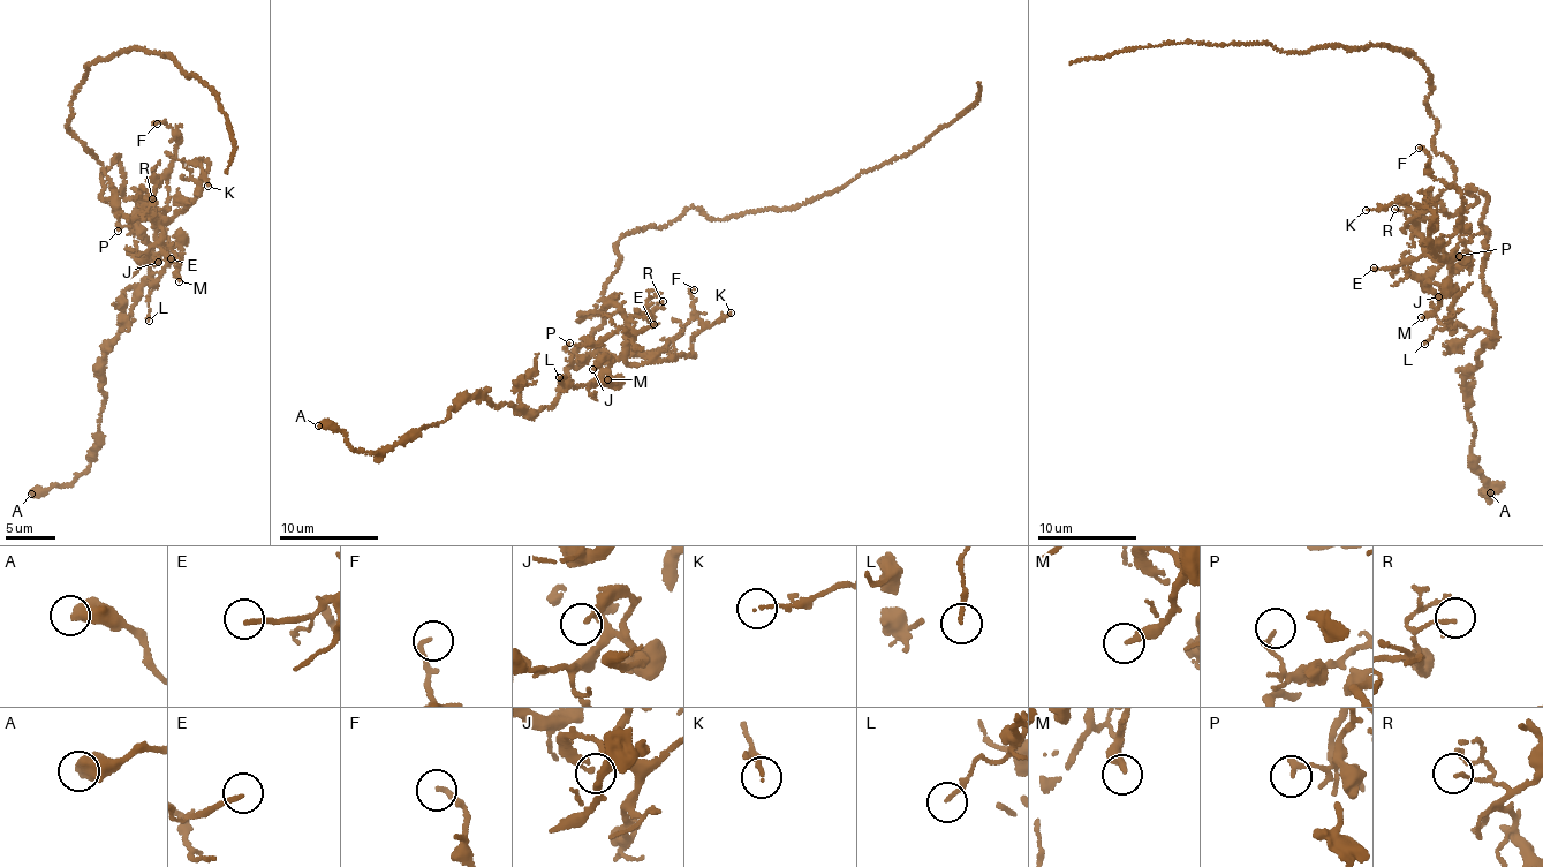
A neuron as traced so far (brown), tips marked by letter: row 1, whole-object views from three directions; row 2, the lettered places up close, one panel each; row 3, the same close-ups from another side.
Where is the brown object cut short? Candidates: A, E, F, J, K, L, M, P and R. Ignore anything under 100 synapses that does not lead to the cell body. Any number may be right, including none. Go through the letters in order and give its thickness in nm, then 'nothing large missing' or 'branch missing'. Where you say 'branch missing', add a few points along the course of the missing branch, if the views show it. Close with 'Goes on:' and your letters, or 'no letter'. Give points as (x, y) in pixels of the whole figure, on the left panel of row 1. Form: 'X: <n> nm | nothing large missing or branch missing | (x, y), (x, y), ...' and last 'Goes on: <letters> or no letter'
A: 600 nm | nothing large missing
E: 160 nm | nothing large missing
F: 150 nm | nothing large missing
J: 200 nm | nothing large missing
K: 100 nm | nothing large missing
L: 130 nm | nothing large missing
M: 240 nm | nothing large missing
P: 150 nm | nothing large missing
R: 110 nm | nothing large missing
Goes on: no letter

